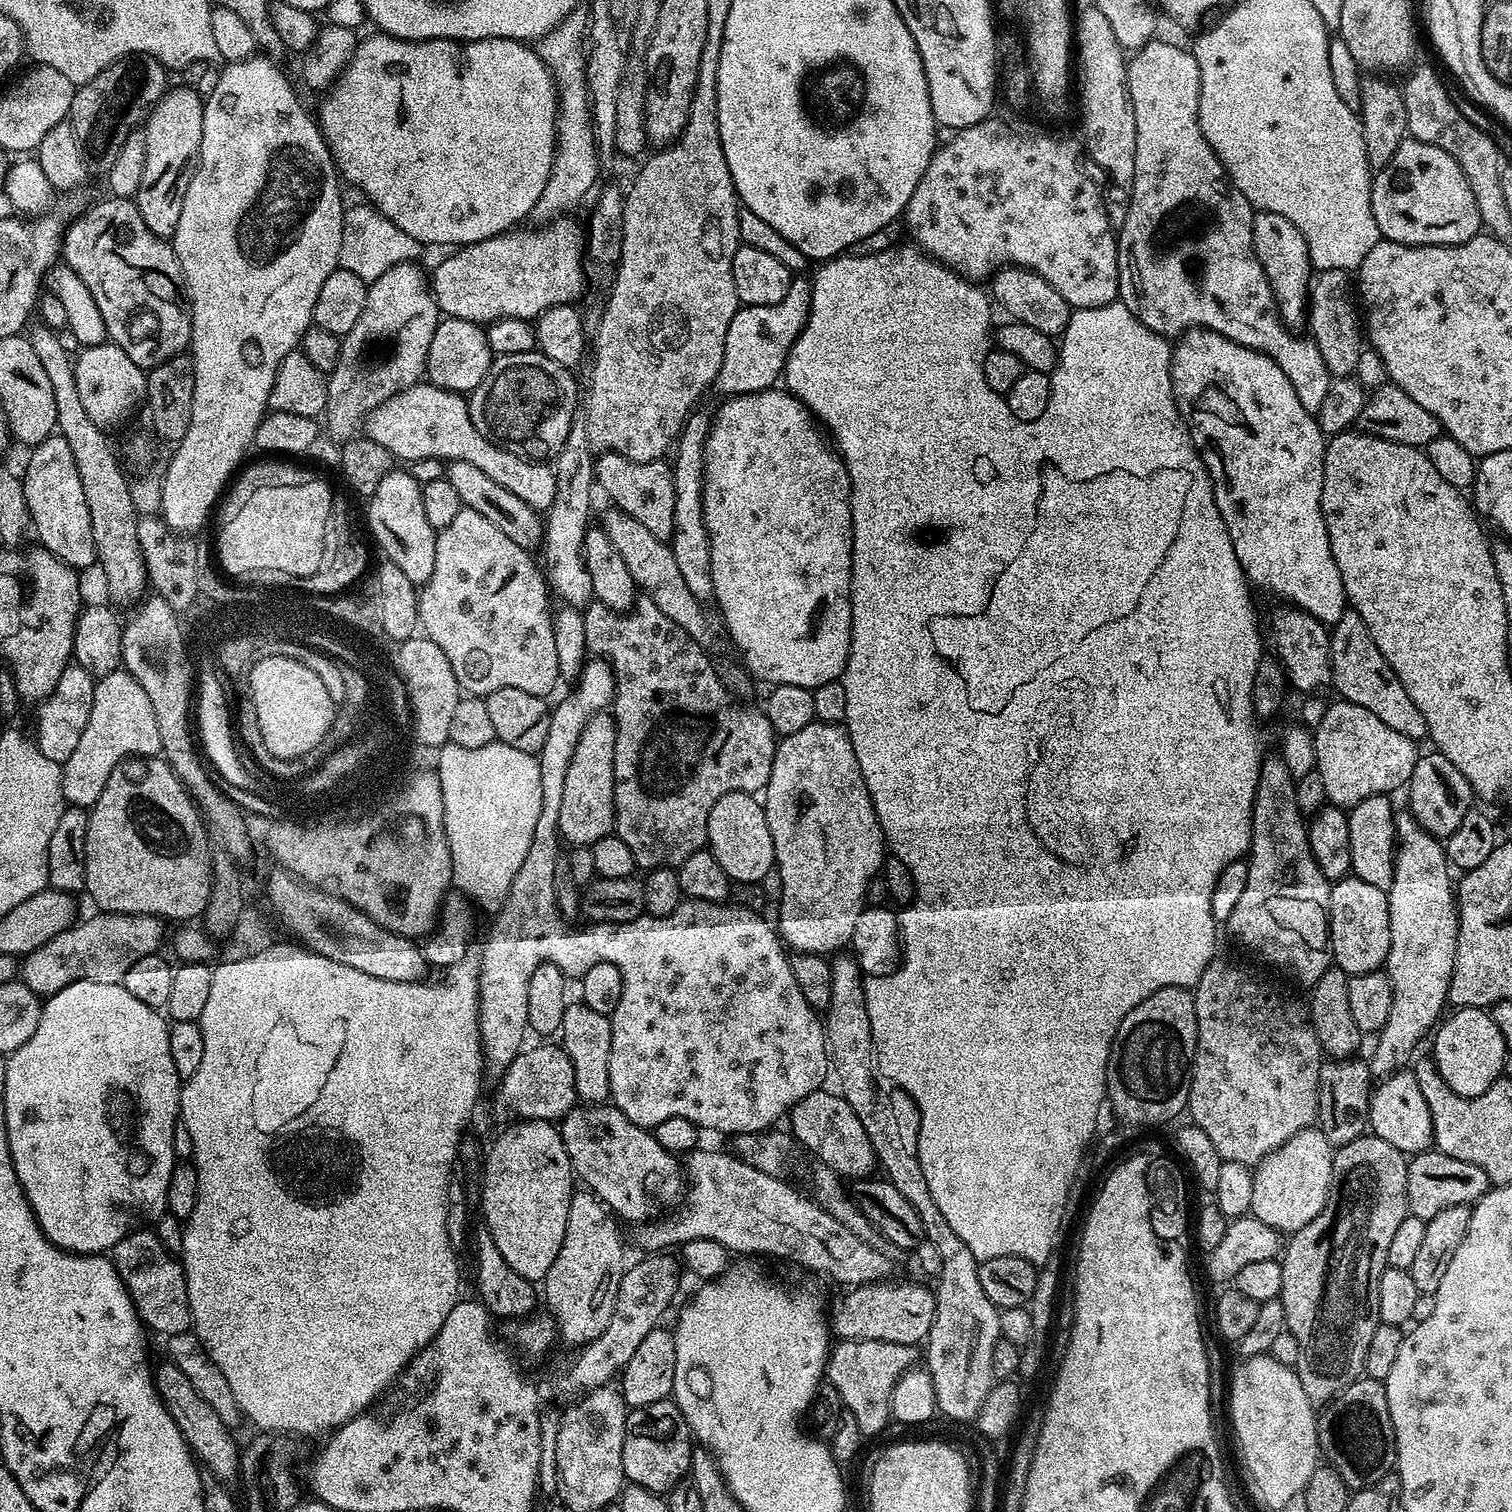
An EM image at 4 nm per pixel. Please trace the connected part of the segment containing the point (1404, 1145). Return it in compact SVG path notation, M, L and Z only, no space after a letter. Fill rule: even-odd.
M1415 1071L1393 1072L1375 1085L1372 1100L1368 1104L1368 1122L1371 1135L1382 1138L1382 1142L1390 1142L1390 1146L1399 1152L1415 1154L1427 1152L1433 1147L1430 1106L1426 1106L1426 1098L1422 1098Z

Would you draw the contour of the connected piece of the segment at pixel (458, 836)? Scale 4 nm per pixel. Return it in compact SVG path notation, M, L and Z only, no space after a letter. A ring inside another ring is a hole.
M449 742L439 749L438 755L440 757L436 760L434 771L440 777L440 789L444 803L444 833L452 859L452 879L455 887L477 888L480 892L486 891L487 888L507 890L514 874L518 874L518 866L522 866L522 858L526 858L526 850L530 850L530 838L534 838L534 826L538 822L538 814L542 806L542 778L538 774L539 759L533 753L514 750L514 746L506 746L499 742L478 746L478 750L466 750L466 746L458 746Z

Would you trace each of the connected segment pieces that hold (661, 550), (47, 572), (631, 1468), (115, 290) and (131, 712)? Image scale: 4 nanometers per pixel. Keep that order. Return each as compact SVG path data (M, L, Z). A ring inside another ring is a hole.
M611 510L604 516L602 527L605 534L608 535L608 541L622 554L622 562L626 562L626 570L630 570L630 578L634 578L637 589L646 591L646 599L654 602L670 622L682 626L686 634L693 638L703 637L704 616L700 613L701 603L697 601L690 590L686 590L686 582L682 578L682 573L678 570L678 562L674 562L674 554L671 547L665 541L654 538L642 522L634 522L619 510Z
M36 546L36 554L28 551L22 559L28 564L28 660L14 660L6 665L12 673L21 701L43 702L58 686L65 668L73 659L72 647L76 620L82 611L80 604L81 573L50 554L43 546Z
M675 1399L650 1402L650 1406L631 1409L624 1425L622 1470L628 1484L636 1484L657 1494L667 1494L678 1481L689 1475L694 1437Z
M107 199L94 205L85 216L78 217L69 230L67 227L62 238L62 260L90 286L90 294L94 294L94 302L98 302L98 310L102 310L108 340L125 351L138 367L151 370L181 355L191 345L192 313L182 299L186 292L184 275L176 261L176 249L165 237L155 236L150 226L142 222L135 199Z
M117 670L99 677L94 690L94 702L90 706L90 718L86 722L86 730L82 730L82 739L78 741L74 754L62 765L60 777L65 801L71 807L91 809L98 802L102 790L106 790L106 778L122 761L129 758L156 758L160 756L160 739L158 738L158 722L154 718L154 706L150 706L150 697L146 690L129 672Z

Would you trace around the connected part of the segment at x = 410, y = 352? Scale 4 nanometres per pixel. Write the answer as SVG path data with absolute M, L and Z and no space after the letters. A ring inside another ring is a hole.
M396 264L376 281L369 283L362 315L358 322L354 322L354 330L347 332L340 341L340 360L337 368L327 377L328 397L322 413L323 419L328 419L329 430L339 438L351 437L368 413L394 394L421 383L425 375L430 341L434 339L434 330L442 319L442 313L432 296L429 277L417 264Z

